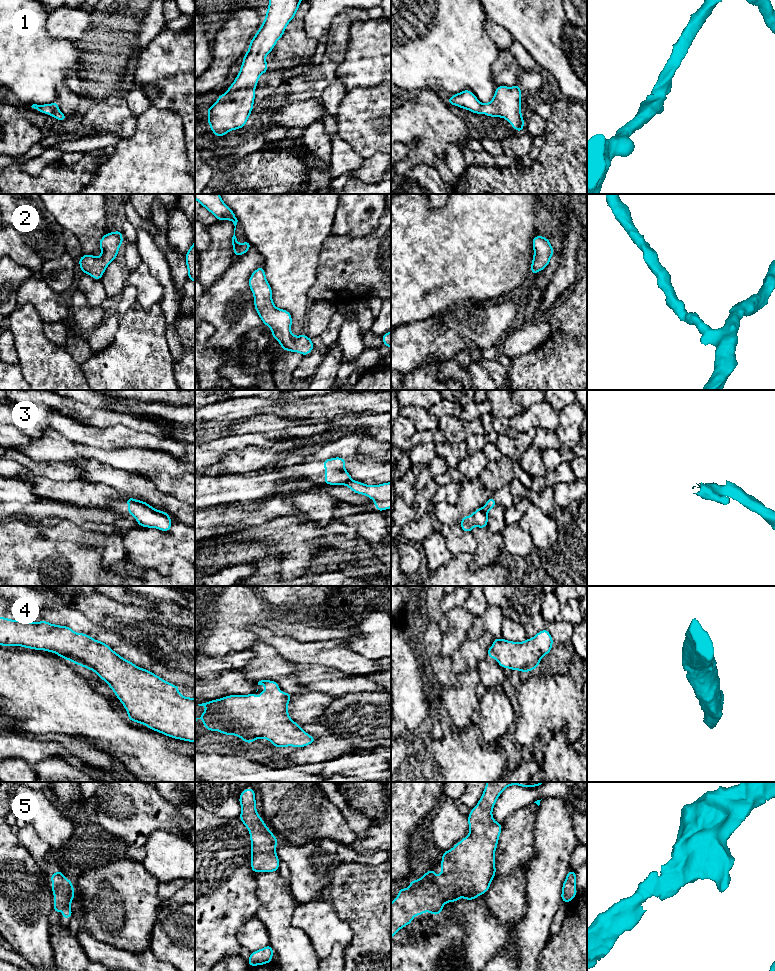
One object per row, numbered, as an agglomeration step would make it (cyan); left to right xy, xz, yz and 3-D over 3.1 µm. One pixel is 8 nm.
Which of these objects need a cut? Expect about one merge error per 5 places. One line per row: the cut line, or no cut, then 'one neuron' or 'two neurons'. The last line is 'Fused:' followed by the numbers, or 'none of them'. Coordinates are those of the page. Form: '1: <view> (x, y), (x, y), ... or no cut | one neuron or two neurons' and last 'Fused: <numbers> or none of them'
1: no cut | one neuron
2: no cut | one neuron
3: xz (351, 479), (344, 484) | two neurons
4: no cut | one neuron
5: no cut | one neuron
Fused: 3

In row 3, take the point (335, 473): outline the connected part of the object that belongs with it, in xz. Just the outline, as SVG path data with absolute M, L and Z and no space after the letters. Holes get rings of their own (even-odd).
M335 457L323 461L325 467L324 484L345 485L352 480L351 475L345 469L346 459Z

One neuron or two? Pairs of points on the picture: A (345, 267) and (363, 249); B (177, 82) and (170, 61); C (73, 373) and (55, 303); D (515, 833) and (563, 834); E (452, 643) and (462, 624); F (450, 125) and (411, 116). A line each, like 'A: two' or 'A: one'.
A: one
B: two
C: two
D: two
E: one
F: one

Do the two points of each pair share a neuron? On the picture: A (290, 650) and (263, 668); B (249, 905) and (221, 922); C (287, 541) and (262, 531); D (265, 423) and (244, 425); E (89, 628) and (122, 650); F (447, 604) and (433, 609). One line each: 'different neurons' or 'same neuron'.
A: different neurons
B: same neuron
C: same neuron
D: same neuron
E: same neuron
F: different neurons

